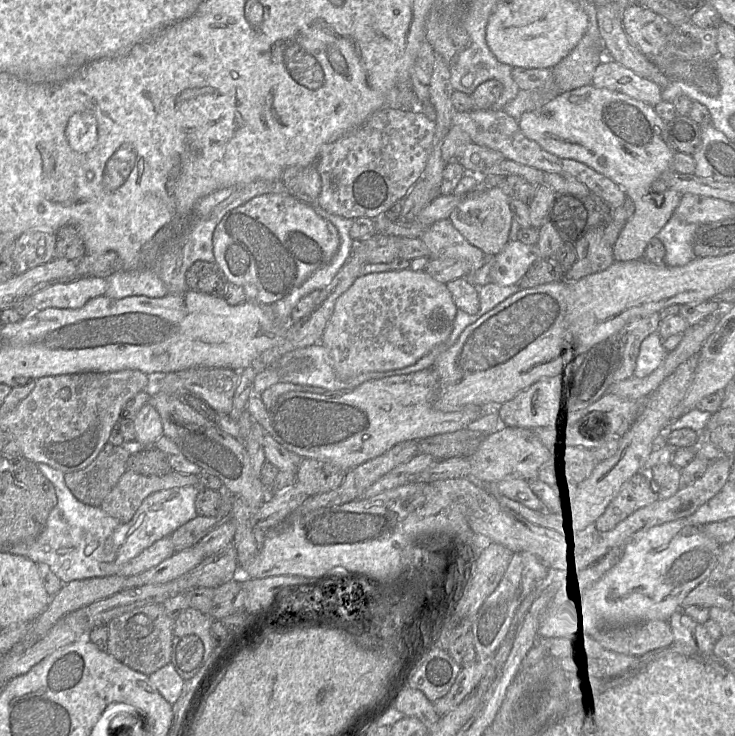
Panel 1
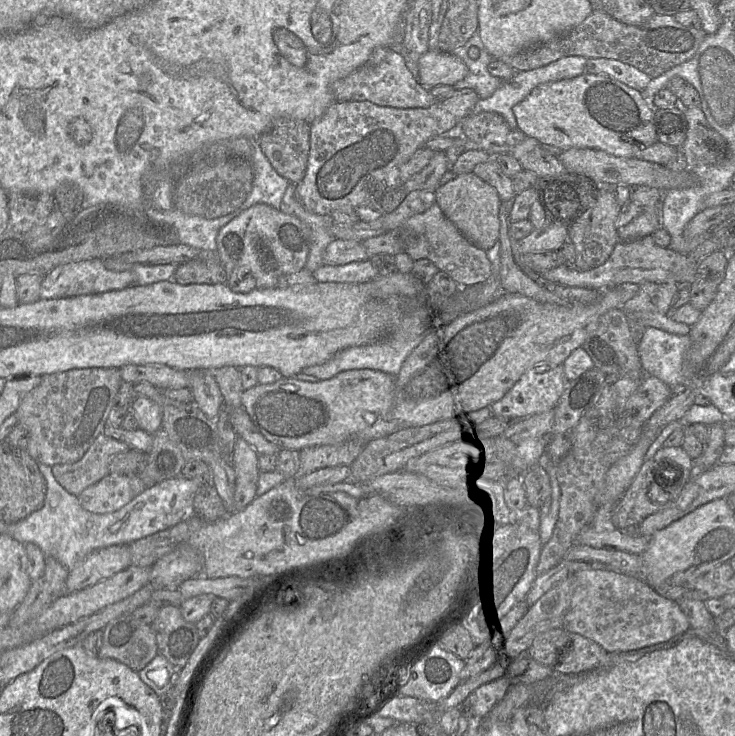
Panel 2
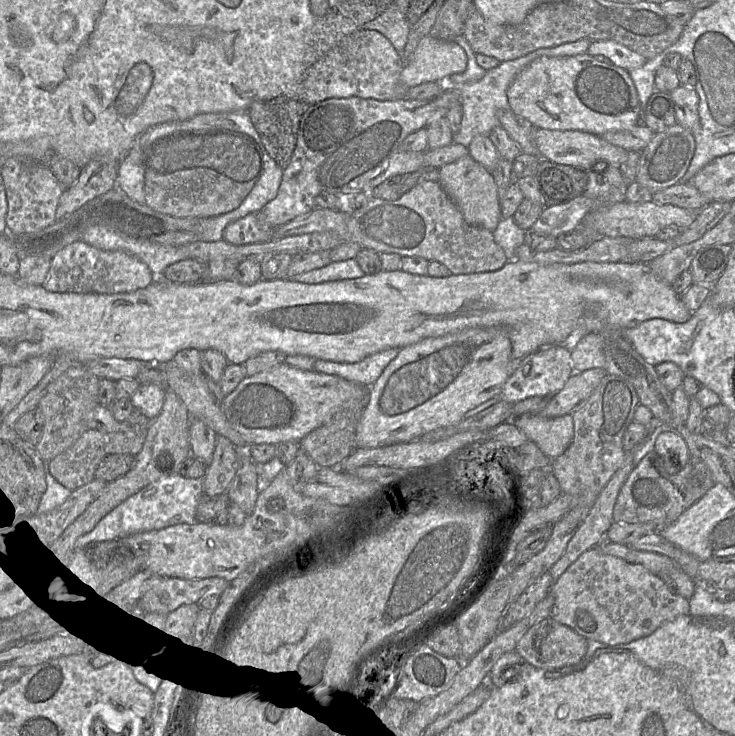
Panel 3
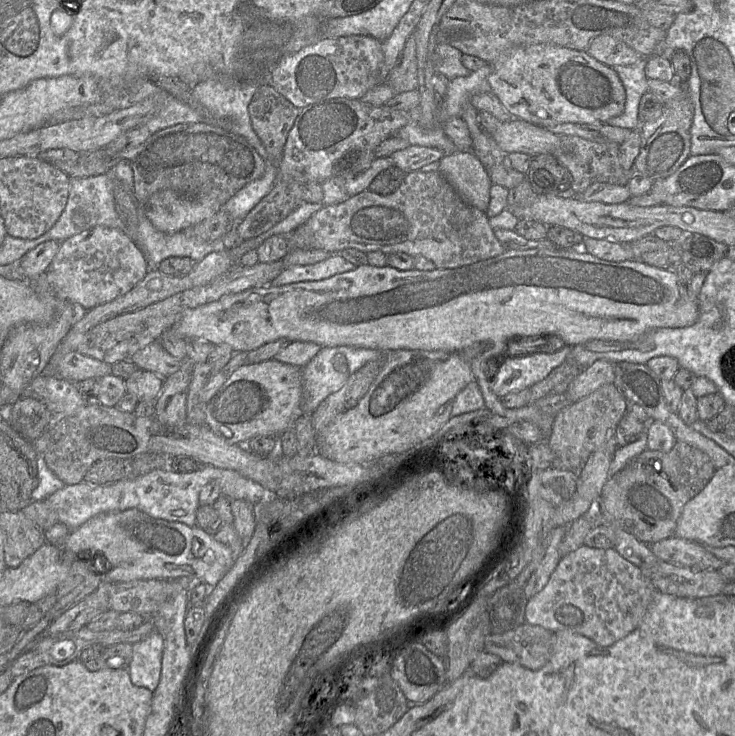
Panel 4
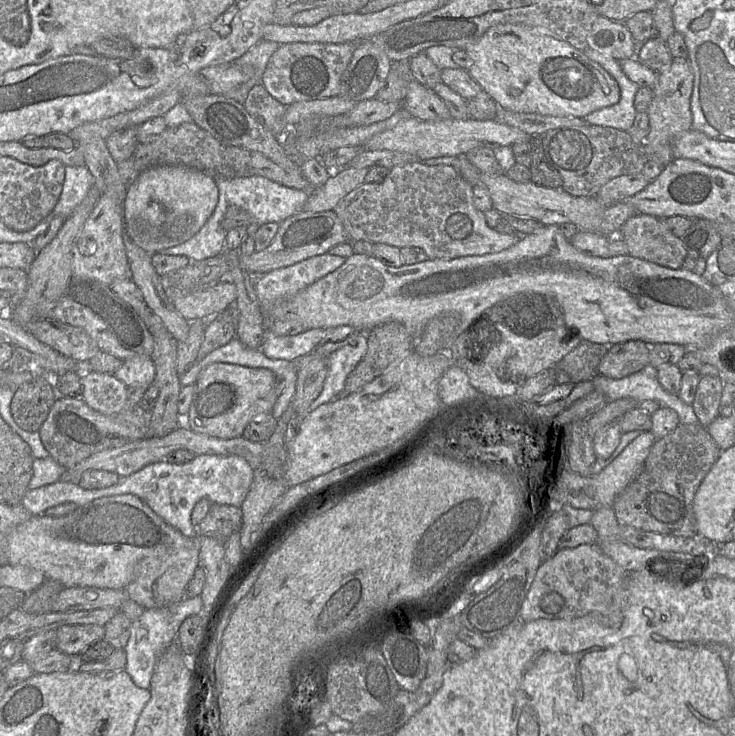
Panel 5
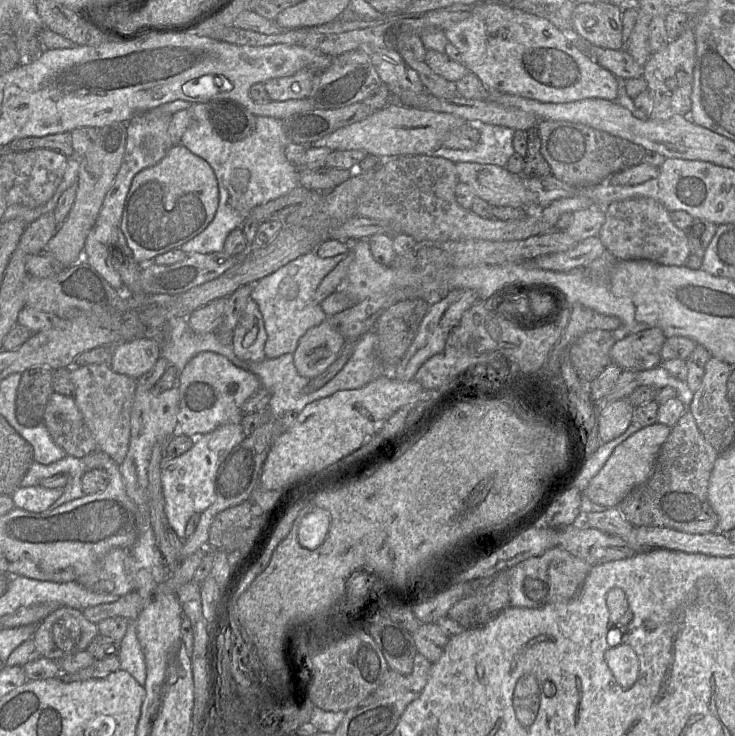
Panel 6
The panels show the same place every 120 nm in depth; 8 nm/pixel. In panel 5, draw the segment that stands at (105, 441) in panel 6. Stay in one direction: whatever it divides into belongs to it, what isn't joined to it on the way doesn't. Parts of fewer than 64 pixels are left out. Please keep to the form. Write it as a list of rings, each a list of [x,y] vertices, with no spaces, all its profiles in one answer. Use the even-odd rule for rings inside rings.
[[[80,371],[83,386],[82,400],[93,410],[111,415],[127,409],[127,386],[114,375],[94,371]]]

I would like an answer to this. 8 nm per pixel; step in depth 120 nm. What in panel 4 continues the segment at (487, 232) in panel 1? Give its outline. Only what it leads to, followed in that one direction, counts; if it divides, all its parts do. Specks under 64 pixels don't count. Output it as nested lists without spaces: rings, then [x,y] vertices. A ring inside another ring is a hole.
[[[472,151],[446,154],[439,171],[467,204],[486,213],[492,182],[487,168]]]

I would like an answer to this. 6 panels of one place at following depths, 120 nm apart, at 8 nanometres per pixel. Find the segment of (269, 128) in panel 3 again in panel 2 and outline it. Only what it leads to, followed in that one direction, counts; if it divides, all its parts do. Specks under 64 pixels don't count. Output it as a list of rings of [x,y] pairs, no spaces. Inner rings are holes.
[[[282,118],[258,137],[260,148],[278,174],[296,185],[305,176],[309,154],[310,124]]]

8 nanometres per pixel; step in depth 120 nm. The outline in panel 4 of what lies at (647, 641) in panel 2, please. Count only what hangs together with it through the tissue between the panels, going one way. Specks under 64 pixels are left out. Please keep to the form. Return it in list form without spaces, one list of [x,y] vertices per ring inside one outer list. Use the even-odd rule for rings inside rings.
[[[582,545],[561,557],[545,587],[527,601],[525,622],[551,632],[570,630],[582,634],[600,646],[610,646],[623,639],[640,624],[656,589],[640,567],[623,558],[614,548]]]

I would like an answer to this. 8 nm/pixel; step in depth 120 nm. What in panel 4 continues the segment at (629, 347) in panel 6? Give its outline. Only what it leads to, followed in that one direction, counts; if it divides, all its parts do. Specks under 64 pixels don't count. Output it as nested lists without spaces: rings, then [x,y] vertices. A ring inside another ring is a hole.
[[[597,360],[576,377],[566,390],[571,403],[591,394],[600,387],[614,383],[615,364],[606,360]]]

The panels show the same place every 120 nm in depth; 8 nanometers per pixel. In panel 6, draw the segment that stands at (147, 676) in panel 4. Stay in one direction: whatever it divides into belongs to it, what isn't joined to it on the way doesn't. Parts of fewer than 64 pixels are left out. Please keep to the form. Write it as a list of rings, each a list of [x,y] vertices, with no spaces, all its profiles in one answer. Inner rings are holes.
[[[134,621],[128,623],[128,629],[120,642],[120,650],[117,656],[120,660],[120,669],[129,672],[144,687],[147,675],[146,663],[137,638]]]

